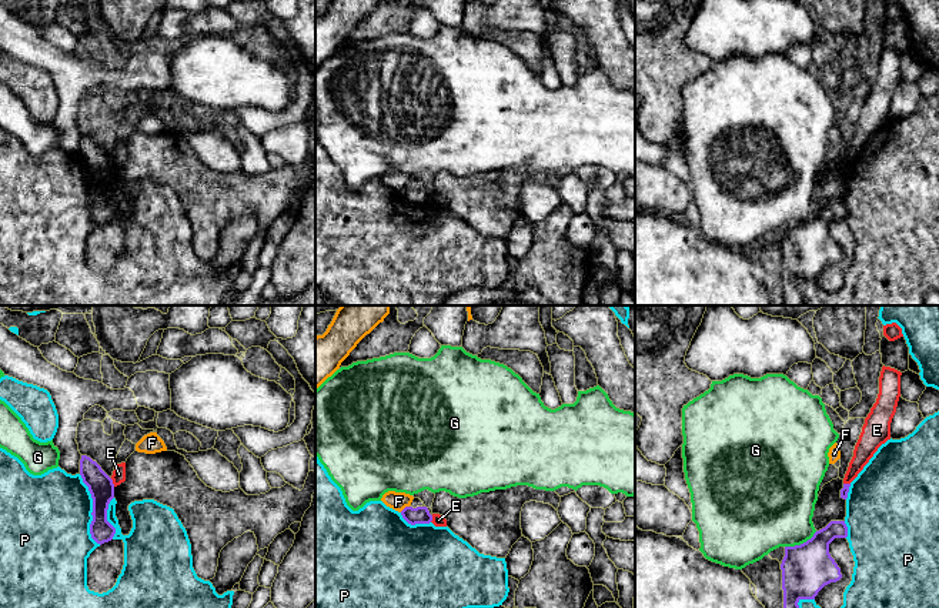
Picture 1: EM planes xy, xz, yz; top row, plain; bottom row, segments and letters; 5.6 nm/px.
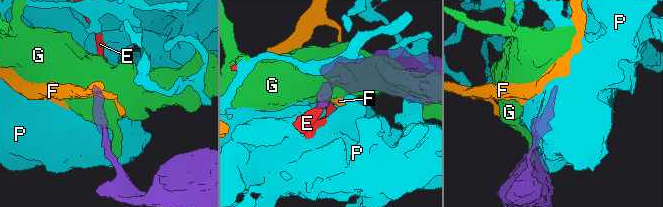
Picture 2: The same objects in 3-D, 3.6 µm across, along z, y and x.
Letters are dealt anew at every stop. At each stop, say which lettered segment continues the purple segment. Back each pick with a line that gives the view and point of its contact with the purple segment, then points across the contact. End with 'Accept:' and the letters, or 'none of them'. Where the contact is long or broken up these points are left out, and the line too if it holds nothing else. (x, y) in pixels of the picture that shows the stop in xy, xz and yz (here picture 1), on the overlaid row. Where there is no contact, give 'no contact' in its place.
Accept: none of them

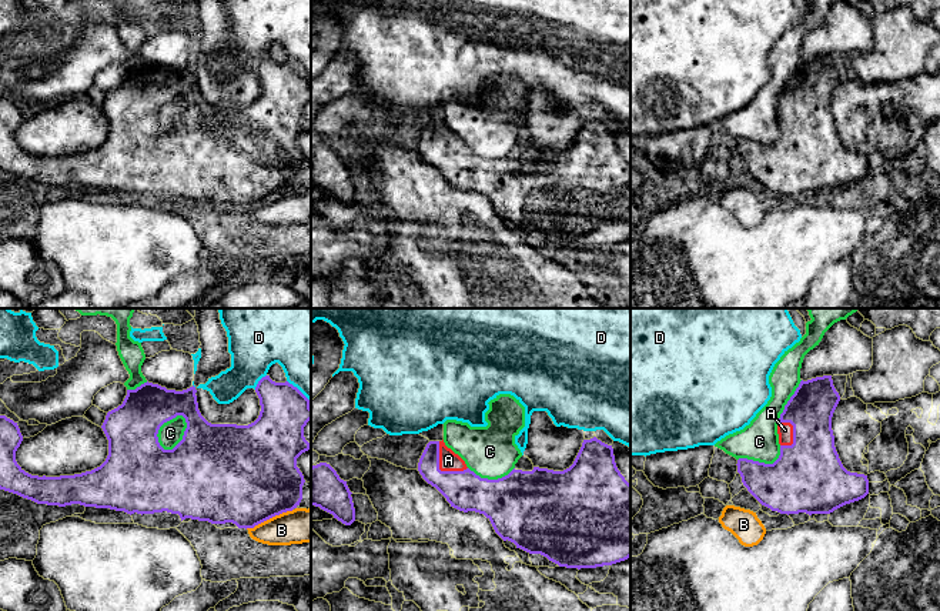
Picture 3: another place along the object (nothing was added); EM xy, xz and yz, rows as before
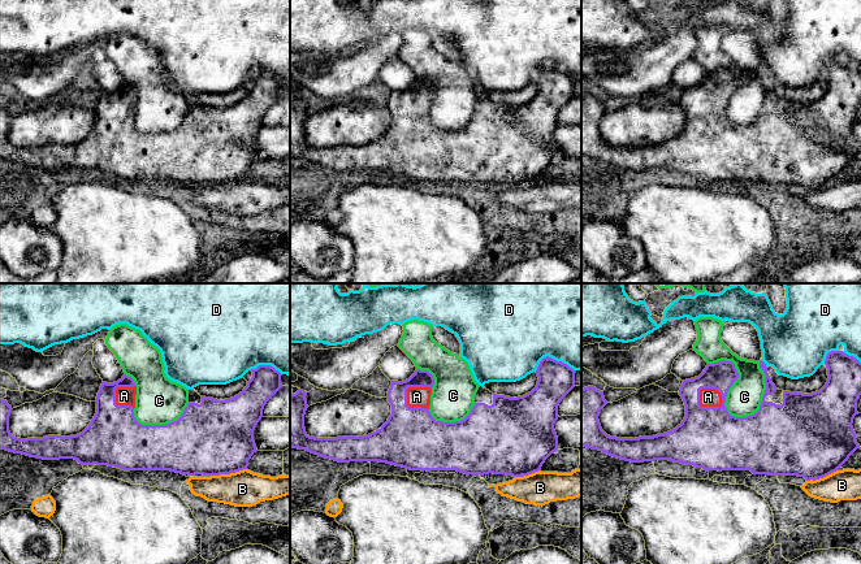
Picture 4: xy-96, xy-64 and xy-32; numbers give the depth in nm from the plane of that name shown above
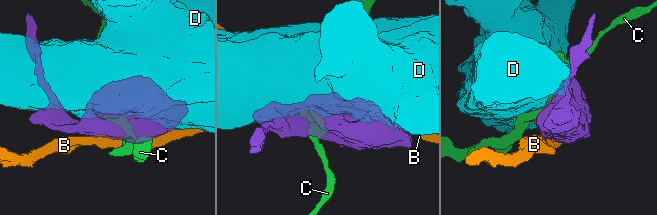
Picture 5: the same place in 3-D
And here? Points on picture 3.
A: contact xz (438, 468); way xz (464, 490), (438, 468), (448, 460)
Accept: A

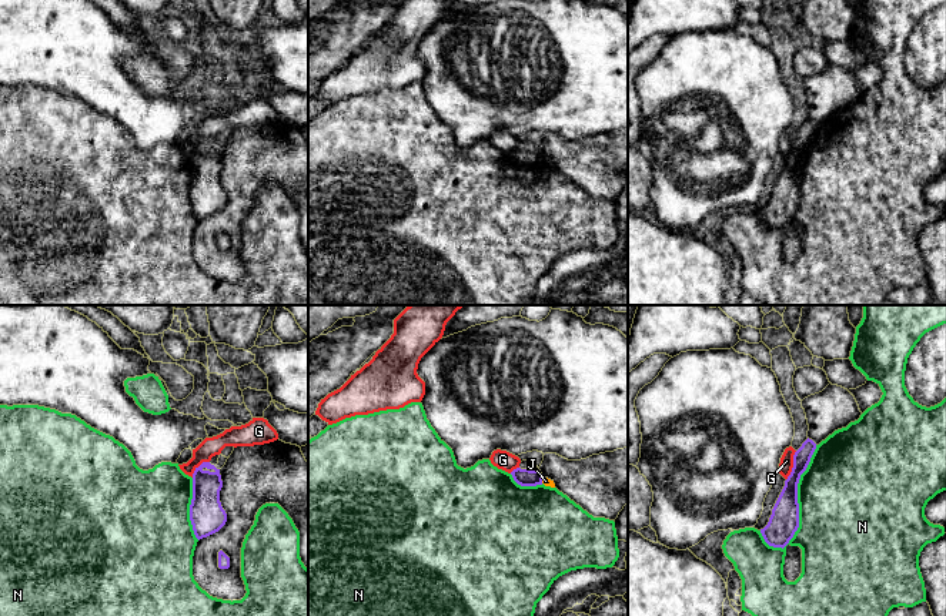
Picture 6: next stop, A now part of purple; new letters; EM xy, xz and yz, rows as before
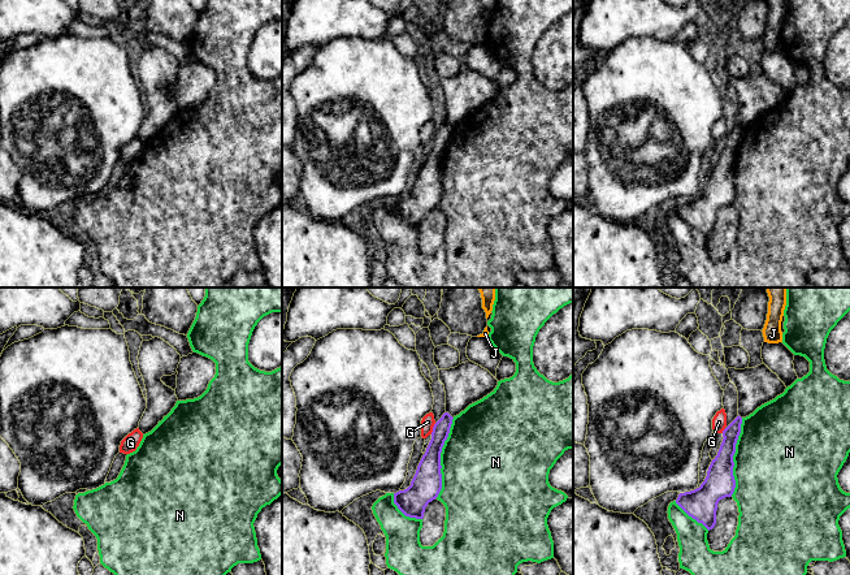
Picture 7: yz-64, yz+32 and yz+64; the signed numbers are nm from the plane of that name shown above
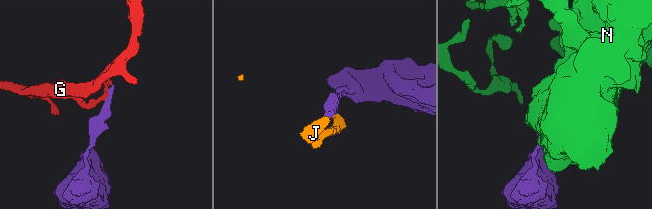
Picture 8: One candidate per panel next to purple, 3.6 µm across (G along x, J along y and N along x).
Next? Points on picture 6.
Accept: none of them

